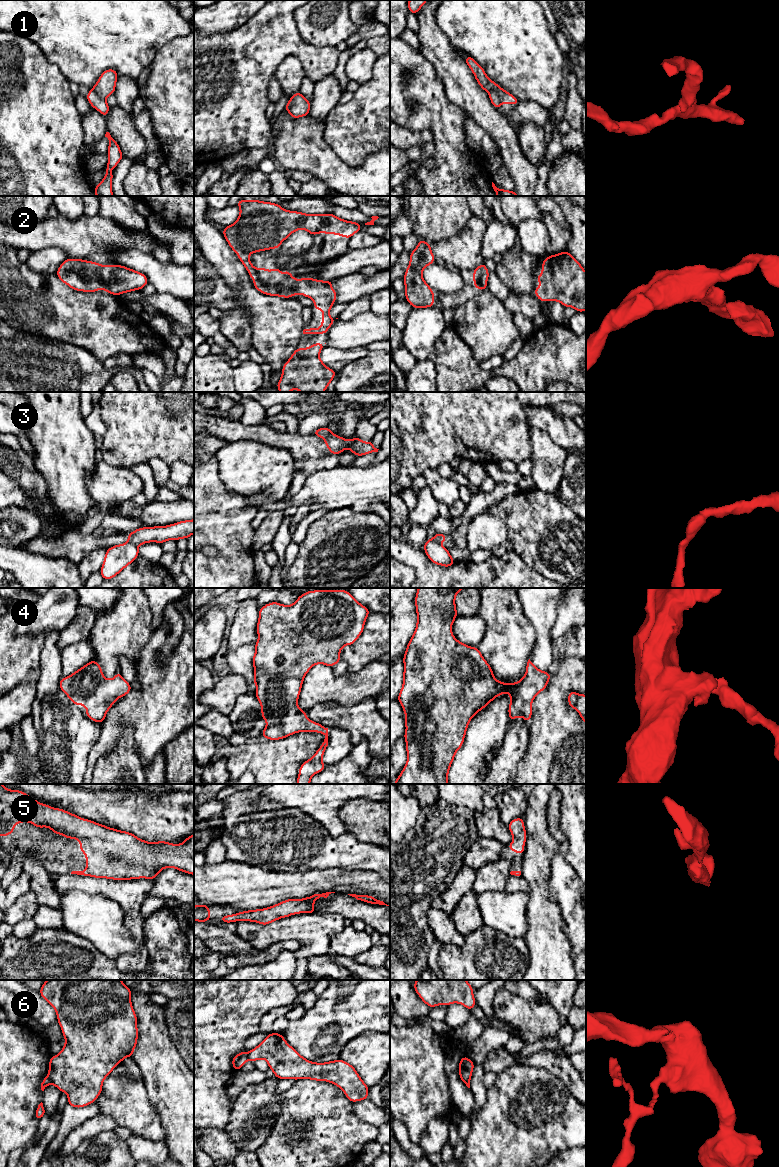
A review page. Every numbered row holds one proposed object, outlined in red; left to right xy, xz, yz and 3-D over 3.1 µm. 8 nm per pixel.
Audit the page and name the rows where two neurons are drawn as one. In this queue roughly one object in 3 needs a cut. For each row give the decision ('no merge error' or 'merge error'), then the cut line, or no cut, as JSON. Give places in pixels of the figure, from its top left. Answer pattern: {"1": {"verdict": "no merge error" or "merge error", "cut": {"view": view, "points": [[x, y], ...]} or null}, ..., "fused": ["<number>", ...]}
{"1": {"verdict": "merge error", "cut": {"view": "yz", "points": [[489, 92], [496, 92], [501, 103]]}}, "2": {"verdict": "no merge error", "cut": null}, "3": {"verdict": "merge error", "cut": {"view": "xy", "points": [[128, 541], [137, 546]]}}, "4": {"verdict": "no merge error", "cut": null}, "5": {"verdict": "no merge error", "cut": null}, "6": {"verdict": "merge error", "cut": {"view": "xy", "points": [[47, 1076], [51, 1082]]}}, "fused": ["1", "3", "6"]}

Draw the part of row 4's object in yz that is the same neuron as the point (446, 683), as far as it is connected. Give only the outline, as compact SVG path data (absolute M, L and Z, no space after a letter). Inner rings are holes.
M418 588L415 596L416 629L403 657L403 685L397 700L405 712L406 765L393 784L448 784L448 773L456 752L462 747L470 720L491 701L503 693L510 695L509 721L521 716L529 722L532 702L548 685L551 675L539 670L530 659L523 678L515 683L502 683L494 677L491 666L477 647L458 641L451 630L458 616L455 604L457 593L464 588Z

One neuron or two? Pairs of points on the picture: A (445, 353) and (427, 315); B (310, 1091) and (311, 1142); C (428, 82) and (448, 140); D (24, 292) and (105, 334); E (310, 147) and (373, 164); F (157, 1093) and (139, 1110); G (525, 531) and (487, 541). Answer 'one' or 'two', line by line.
A: two
B: one
C: one
D: one
E: one
F: two
G: two

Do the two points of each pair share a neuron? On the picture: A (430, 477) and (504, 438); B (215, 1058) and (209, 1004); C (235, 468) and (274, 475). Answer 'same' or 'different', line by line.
A: different
B: same
C: same

